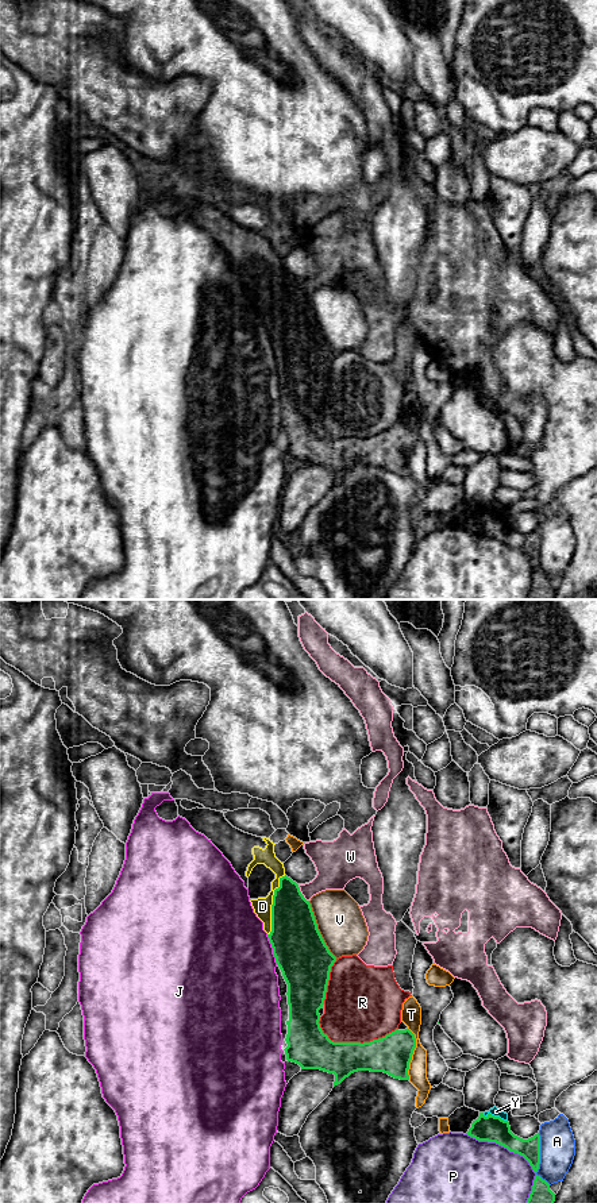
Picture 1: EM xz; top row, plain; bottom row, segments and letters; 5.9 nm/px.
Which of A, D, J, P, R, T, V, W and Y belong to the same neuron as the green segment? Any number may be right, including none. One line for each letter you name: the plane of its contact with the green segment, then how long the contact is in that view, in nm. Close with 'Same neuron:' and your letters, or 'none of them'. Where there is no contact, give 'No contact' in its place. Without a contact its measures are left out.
D: Touches green in xz. Shared border 380 nm
Same neuron: D

